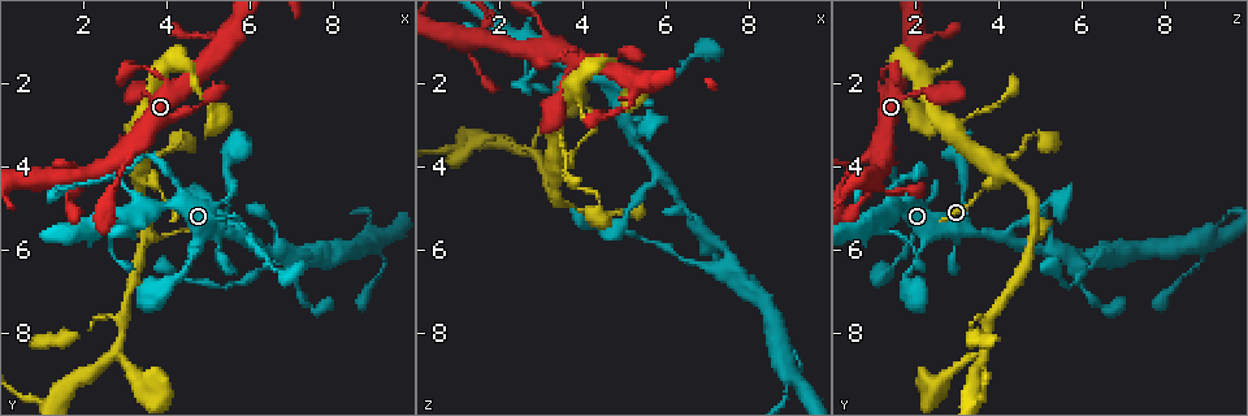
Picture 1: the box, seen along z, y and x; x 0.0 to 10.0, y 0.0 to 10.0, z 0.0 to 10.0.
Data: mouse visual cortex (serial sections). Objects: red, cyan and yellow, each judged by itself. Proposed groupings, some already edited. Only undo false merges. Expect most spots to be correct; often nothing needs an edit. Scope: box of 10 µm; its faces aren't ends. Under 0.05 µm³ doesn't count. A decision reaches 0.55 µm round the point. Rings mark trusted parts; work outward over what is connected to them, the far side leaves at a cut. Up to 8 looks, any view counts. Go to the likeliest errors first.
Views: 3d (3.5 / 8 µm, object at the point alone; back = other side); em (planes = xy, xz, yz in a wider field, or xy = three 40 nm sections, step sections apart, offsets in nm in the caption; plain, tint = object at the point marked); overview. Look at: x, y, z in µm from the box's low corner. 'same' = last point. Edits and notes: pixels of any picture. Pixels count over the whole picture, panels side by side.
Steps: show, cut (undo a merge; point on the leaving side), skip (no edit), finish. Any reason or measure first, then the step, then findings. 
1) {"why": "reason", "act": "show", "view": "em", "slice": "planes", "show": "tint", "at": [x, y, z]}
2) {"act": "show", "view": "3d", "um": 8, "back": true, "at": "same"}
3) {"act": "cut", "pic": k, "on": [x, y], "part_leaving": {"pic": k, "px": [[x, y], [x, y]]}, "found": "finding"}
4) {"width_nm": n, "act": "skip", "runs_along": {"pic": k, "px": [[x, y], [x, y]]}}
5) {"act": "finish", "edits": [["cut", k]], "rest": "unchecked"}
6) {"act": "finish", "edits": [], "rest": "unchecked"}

{"why": "sudden change in width", "act": "show", "view": "3d", "um": 3.5, "at": [4.15, 4.30, 1.50]}

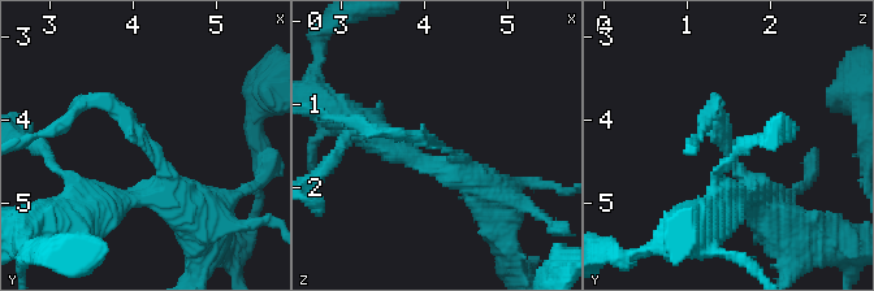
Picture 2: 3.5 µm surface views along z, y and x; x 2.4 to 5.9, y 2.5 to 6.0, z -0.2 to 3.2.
{"arm_widths_nm": [150, 400], "act": "show", "view": "em", "slice": "xy", "step": 5, "show": "tint", "at": [4.15, 4.30, 1.50]}

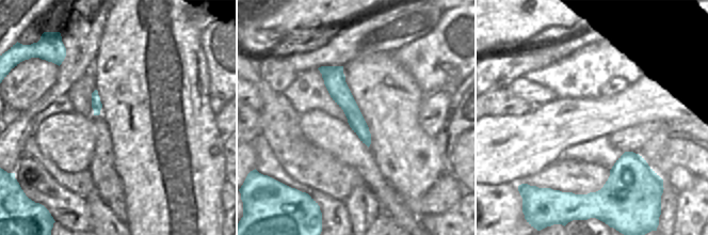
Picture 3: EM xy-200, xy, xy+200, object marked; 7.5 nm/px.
{"act": "show", "view": "em", "slice": "xy", "step": 1, "show": "tint", "at": "same"}

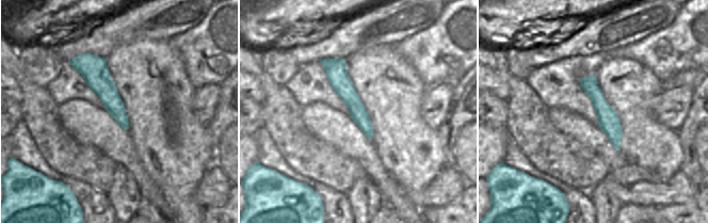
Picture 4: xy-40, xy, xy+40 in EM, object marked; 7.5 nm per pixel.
{"width_nm": 150, "act": "skip", "runs_along": {"pic": 2, "px": [[198, 221], [117, 109], [81, 105]]}, "found": "continuous, no second cell"}

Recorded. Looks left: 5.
{"why": "abrupt turn", "act": "show", "view": "3d", "um": 3.5, "at": [3.45, 5.50, 4.90]}

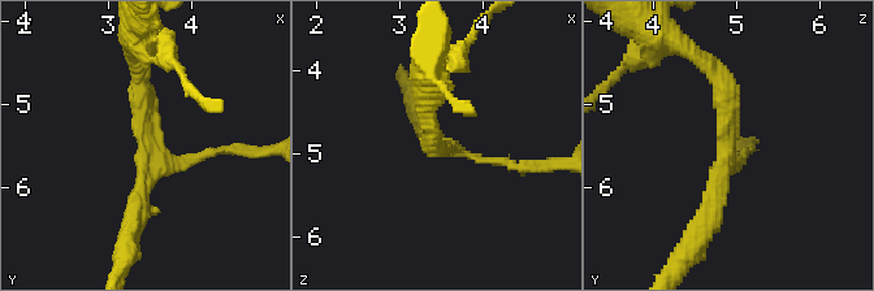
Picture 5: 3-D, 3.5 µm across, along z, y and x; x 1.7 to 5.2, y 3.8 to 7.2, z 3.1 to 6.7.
{"arms": 3, "arm_widths_nm": [100, 250, 250], "act": "show", "view": "em", "slice": "planes", "show": "tint", "at": [3.45, 5.50, 4.85]}

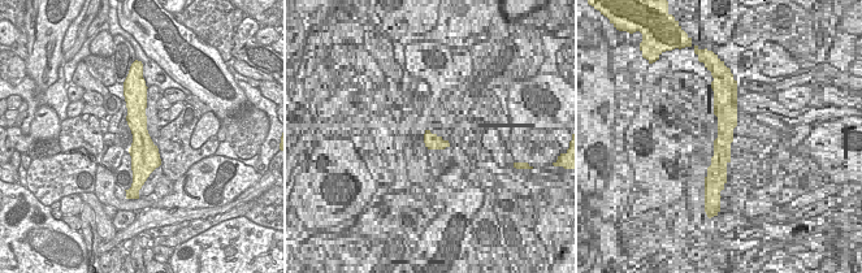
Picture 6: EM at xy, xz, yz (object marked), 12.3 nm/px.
{"act": "skip", "found": "continuous, no second cell"}

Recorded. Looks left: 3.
{"why": "abrupt turn", "act": "show", "view": "em", "slice": "planes", "show": "tint", "at": [2.70, 8.50, 3.70]}

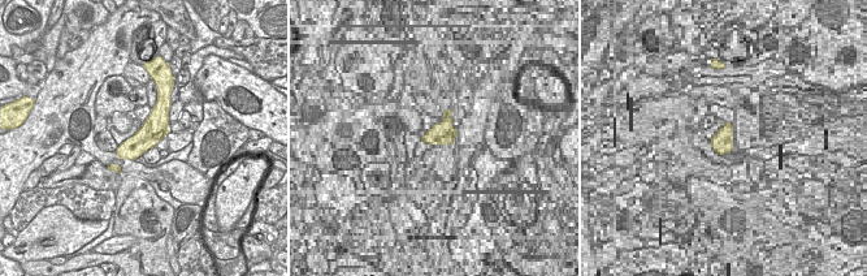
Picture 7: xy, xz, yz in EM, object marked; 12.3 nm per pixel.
{"act": "show", "view": "3d", "um": 3.5, "at": "same"}

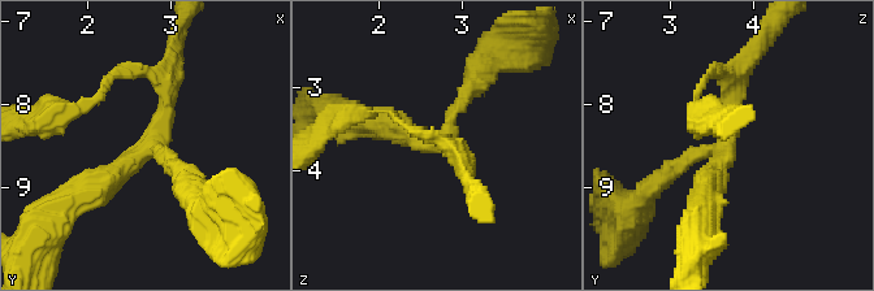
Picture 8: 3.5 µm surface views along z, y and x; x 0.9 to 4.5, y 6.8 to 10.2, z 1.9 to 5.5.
{"arm_widths_nm": [200, 250, 350], "act": "skip", "runs_along": {"pic": 7, "px": [[164, 102], [157, 123], [122, 155]]}, "found": "all the same cell"}

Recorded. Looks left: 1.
{"act": "finish", "edits": [], "rest": "unchecked"}

